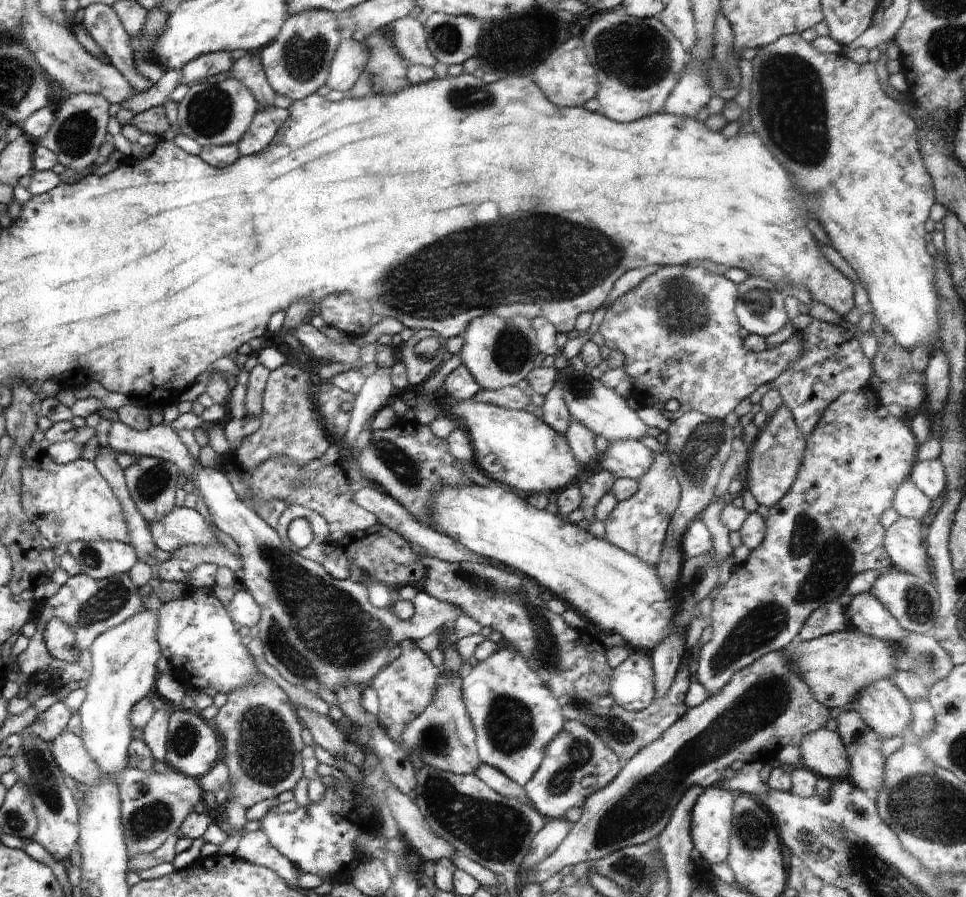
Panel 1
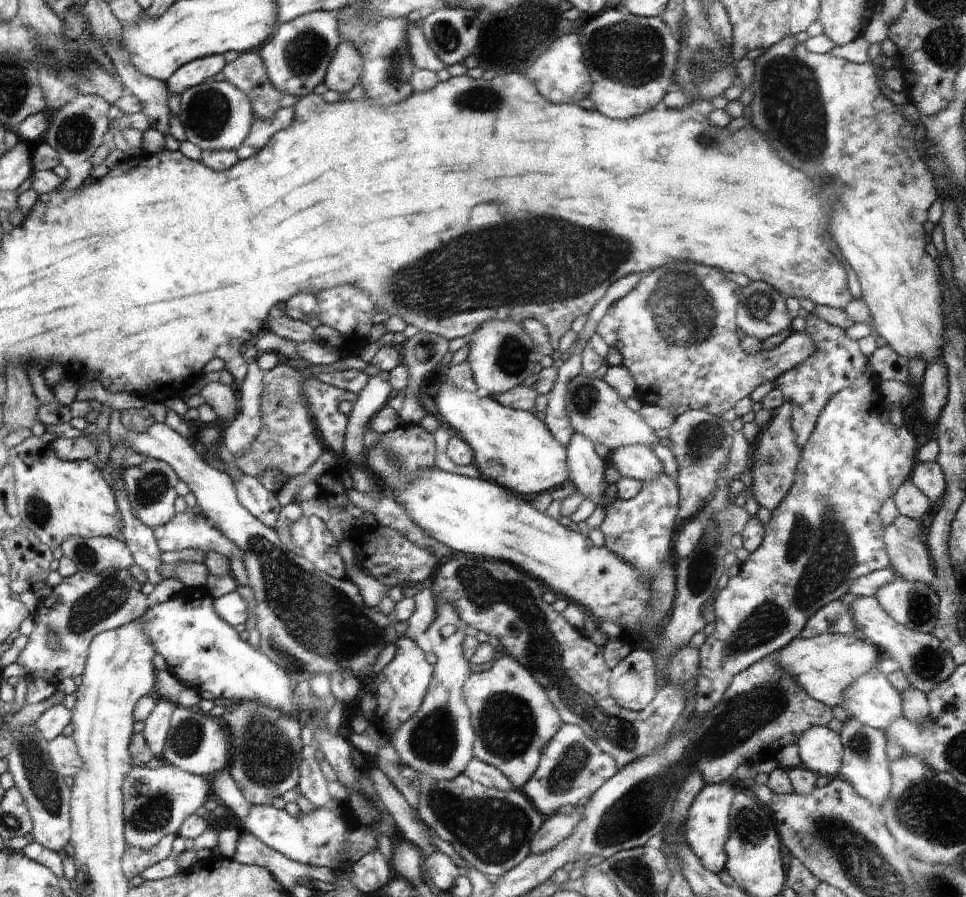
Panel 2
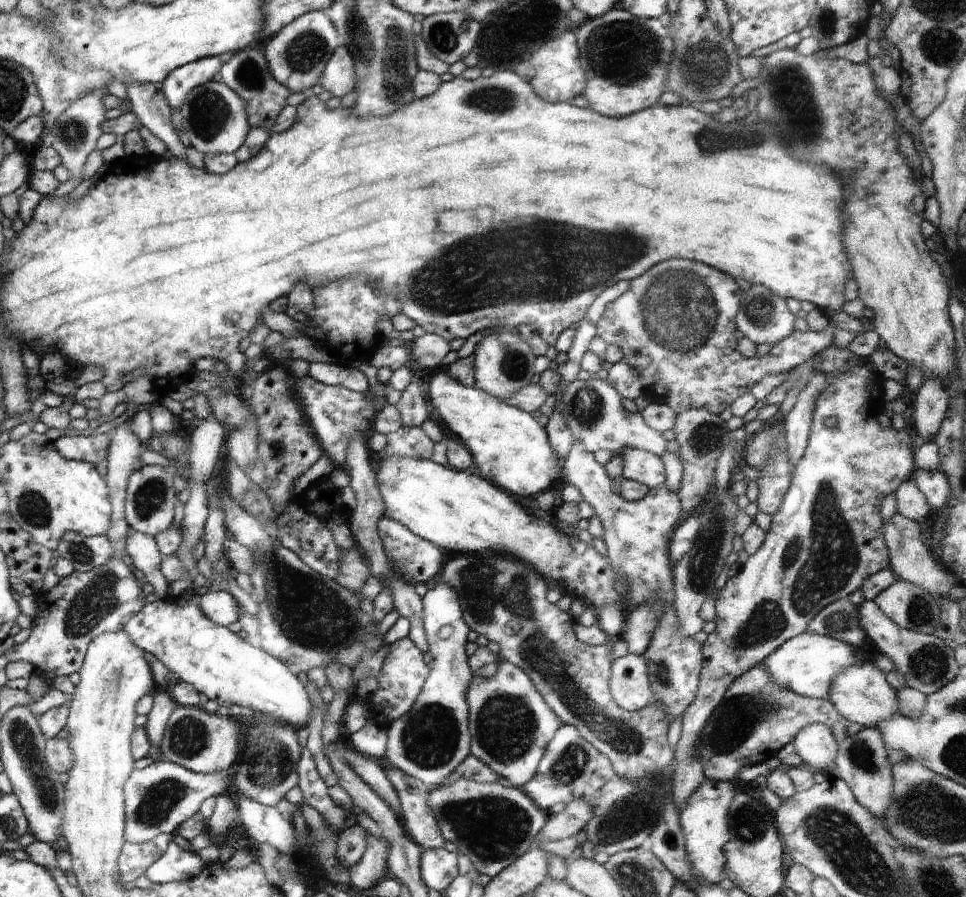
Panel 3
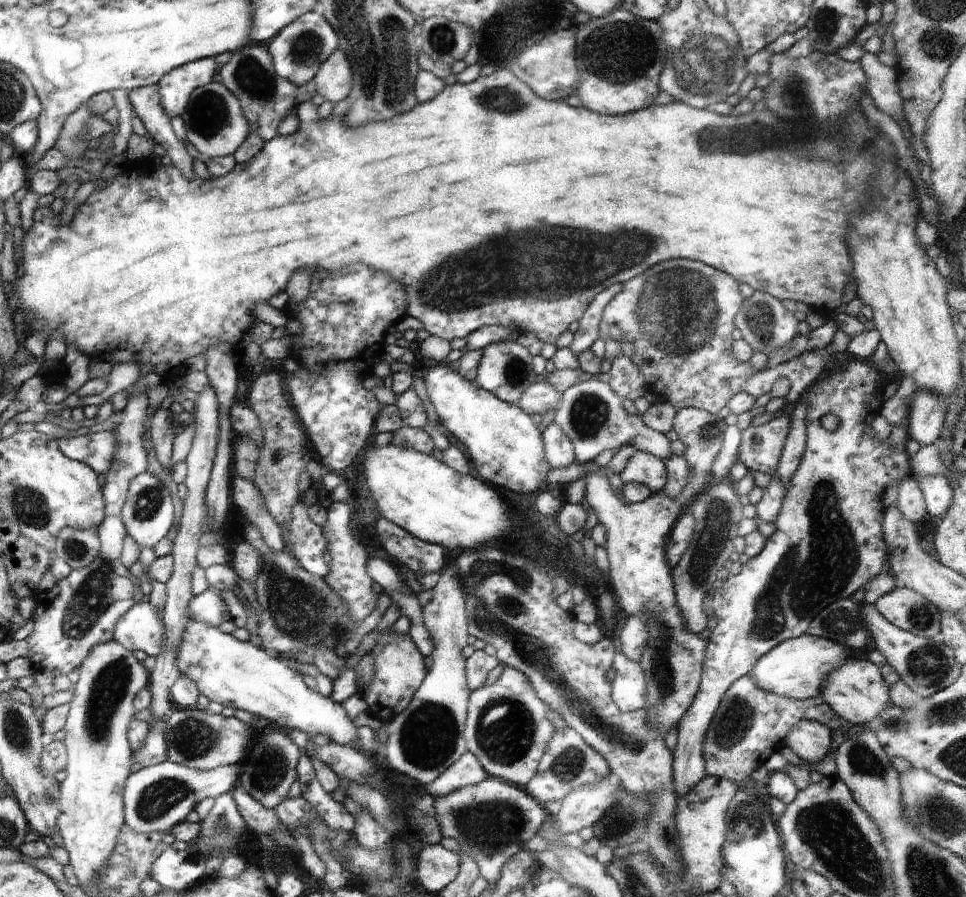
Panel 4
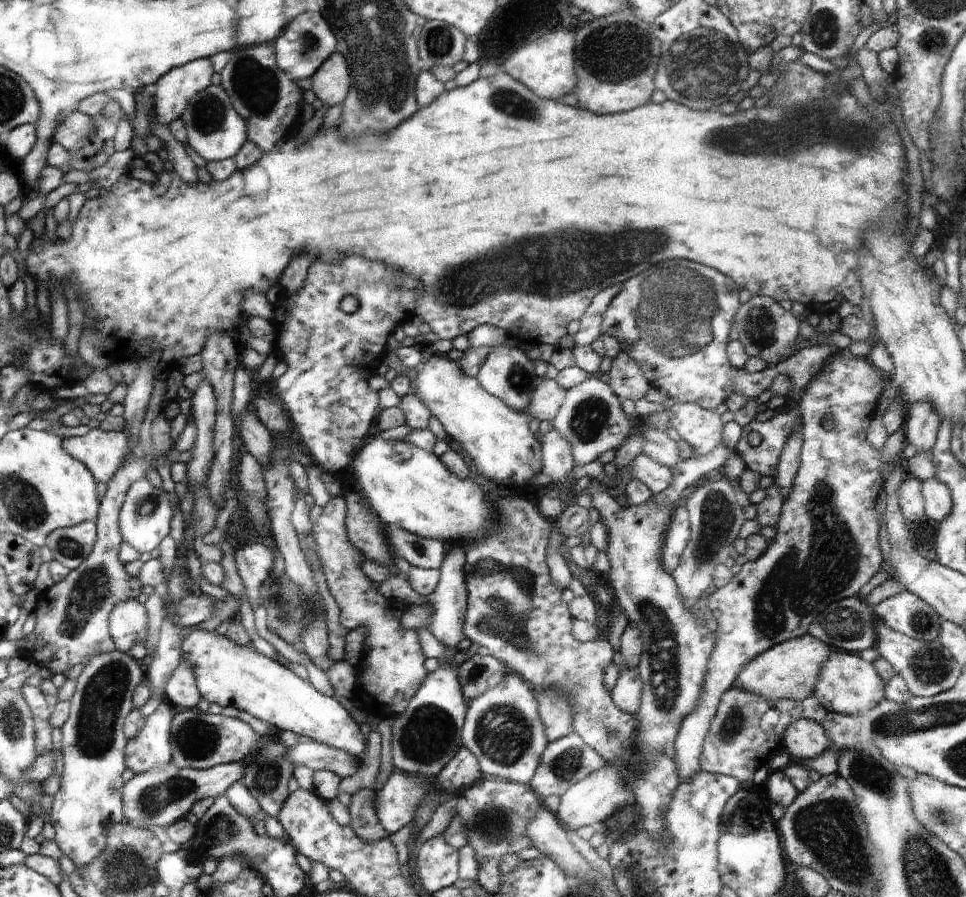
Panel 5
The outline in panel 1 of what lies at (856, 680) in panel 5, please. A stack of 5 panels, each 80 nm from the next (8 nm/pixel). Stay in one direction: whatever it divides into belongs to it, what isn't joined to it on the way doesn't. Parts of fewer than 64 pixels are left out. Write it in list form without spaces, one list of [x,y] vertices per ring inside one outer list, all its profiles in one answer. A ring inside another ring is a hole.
[[[888,678],[872,682],[860,690],[851,707],[879,736],[900,737],[910,727],[910,701]]]

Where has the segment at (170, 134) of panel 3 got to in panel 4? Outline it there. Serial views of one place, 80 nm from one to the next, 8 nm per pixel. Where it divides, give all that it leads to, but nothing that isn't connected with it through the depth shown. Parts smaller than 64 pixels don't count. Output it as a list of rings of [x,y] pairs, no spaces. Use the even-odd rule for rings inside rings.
[[[157,84],[130,90],[128,95],[133,112],[142,121],[148,135],[166,150],[167,157],[172,160],[174,167],[182,174],[192,177],[193,158],[183,142],[174,134],[170,118],[162,110]]]

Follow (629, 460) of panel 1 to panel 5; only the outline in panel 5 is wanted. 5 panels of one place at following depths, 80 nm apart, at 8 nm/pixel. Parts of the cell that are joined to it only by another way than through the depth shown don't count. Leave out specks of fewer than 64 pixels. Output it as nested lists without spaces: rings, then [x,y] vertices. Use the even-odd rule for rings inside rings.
[[[641,453],[629,465],[629,475],[626,482],[632,479],[642,482],[653,495],[658,495],[667,490],[667,487],[672,483],[673,475],[665,465],[655,462],[652,458]]]

